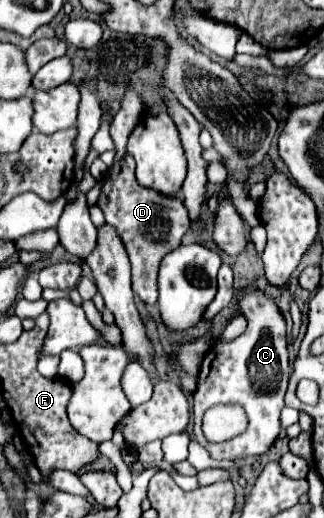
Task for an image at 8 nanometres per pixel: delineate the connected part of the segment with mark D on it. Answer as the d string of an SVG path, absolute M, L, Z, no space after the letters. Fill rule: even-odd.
M125 154L111 168L97 204L101 206L105 220L117 228L117 234L121 234L125 242L125 248L131 260L131 270L133 270L133 292L145 304L155 304L159 262L169 250L181 244L183 234L191 226L191 220L183 202L179 198L161 198L161 194L157 194L155 190L139 186L135 180L135 162L129 154ZM153 236L167 236L167 242L165 238L153 238Z

